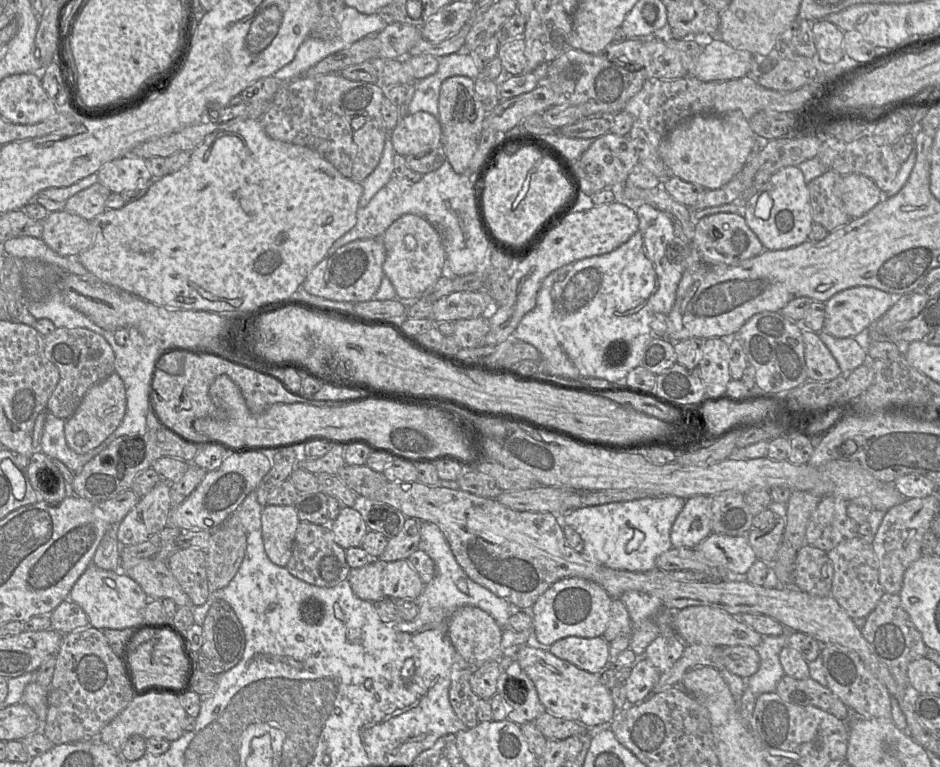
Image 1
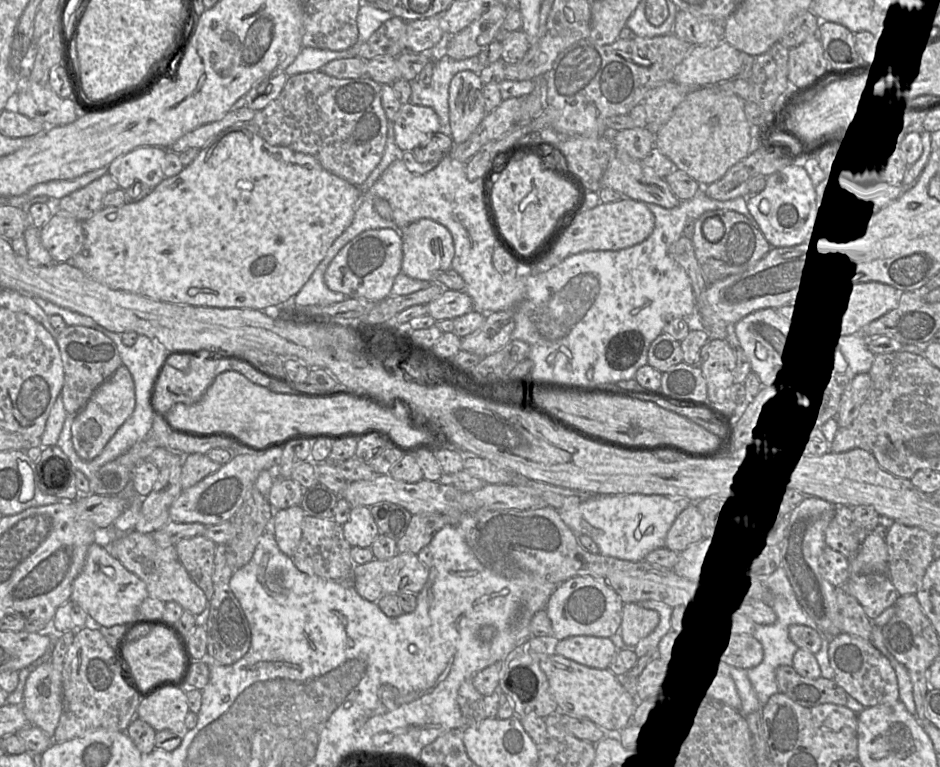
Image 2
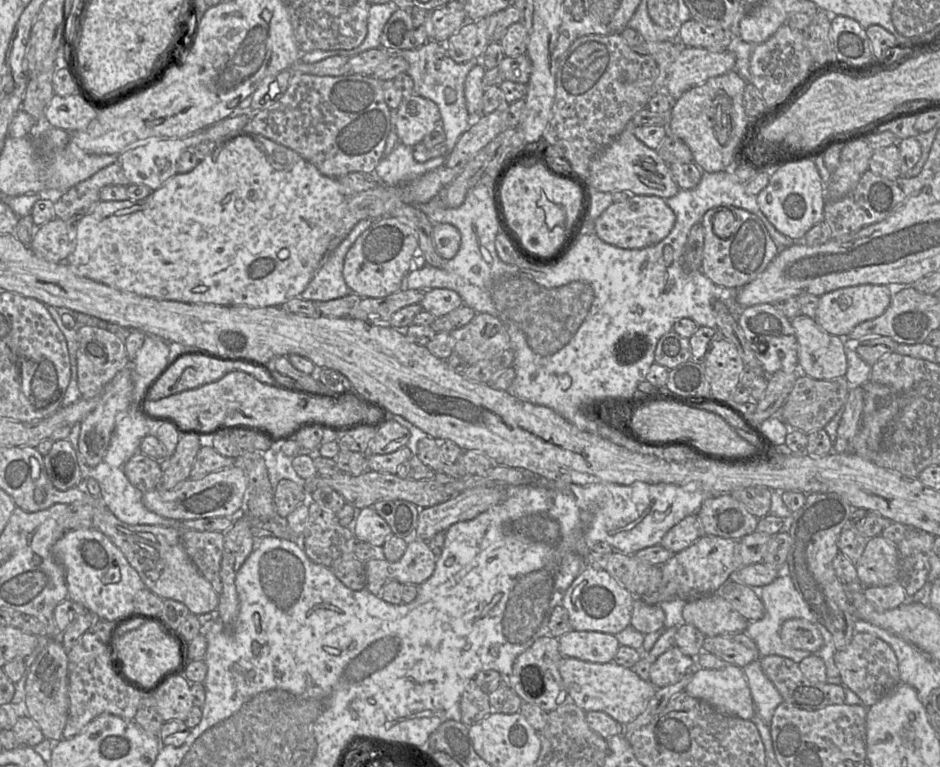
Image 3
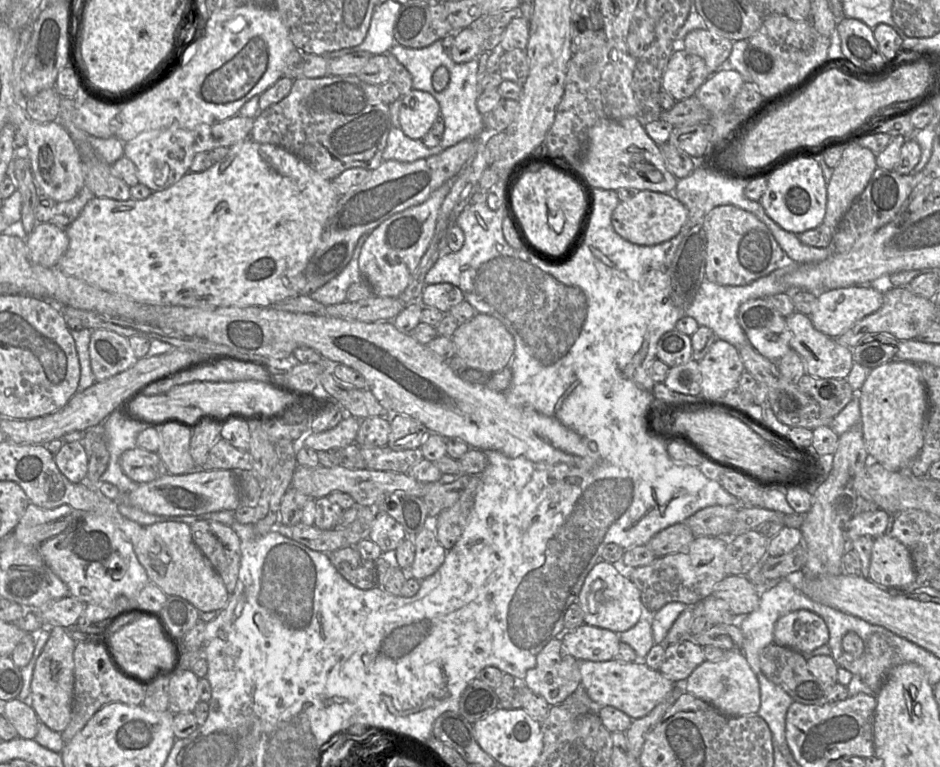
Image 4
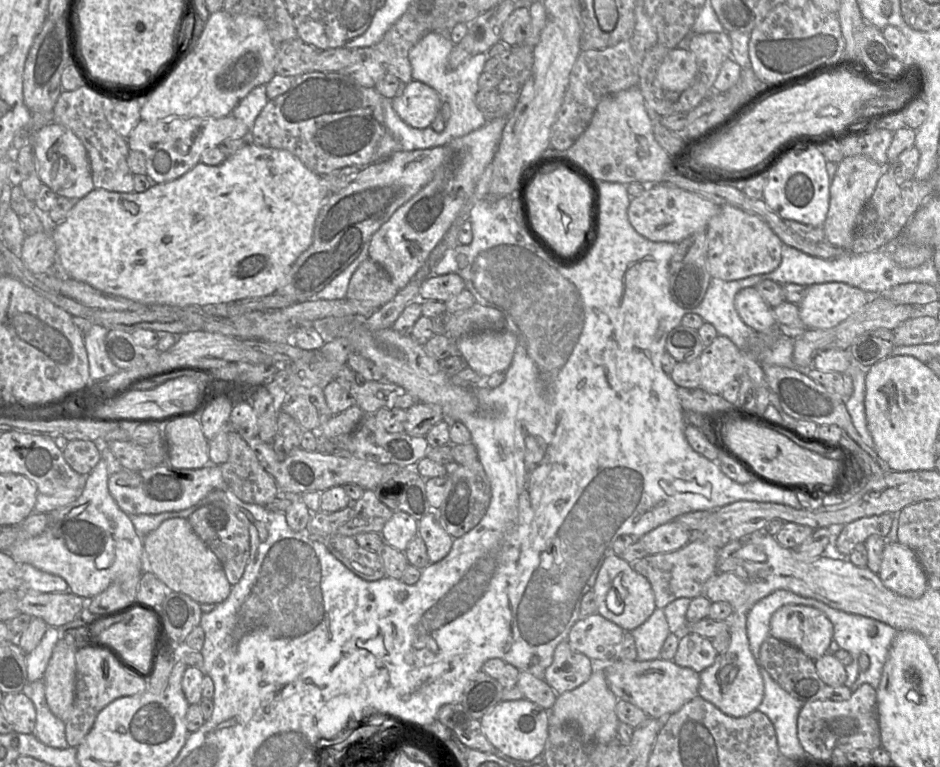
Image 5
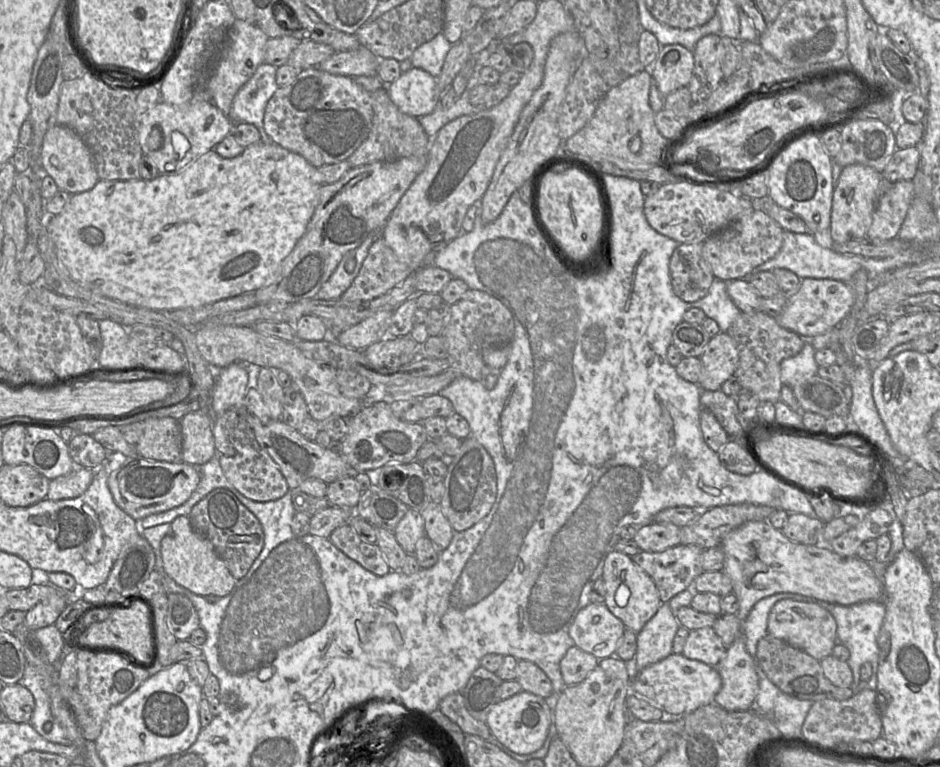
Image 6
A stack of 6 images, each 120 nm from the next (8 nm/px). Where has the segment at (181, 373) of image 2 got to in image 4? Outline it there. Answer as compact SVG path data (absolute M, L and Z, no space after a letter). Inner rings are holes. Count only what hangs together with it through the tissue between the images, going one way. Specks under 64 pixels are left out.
M223 360L212 366L198 368L179 374L173 378L165 379L150 386L145 390L145 393L151 395L161 394L165 393L175 385L193 381L225 382L241 380L271 382L270 376L259 366L231 360Z

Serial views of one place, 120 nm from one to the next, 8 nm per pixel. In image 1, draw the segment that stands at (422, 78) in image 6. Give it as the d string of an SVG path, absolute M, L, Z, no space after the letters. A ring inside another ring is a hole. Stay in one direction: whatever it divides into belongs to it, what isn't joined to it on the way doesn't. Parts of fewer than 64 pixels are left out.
M427 112L407 114L391 131L391 140L396 154L424 156L442 145L442 127L438 118Z

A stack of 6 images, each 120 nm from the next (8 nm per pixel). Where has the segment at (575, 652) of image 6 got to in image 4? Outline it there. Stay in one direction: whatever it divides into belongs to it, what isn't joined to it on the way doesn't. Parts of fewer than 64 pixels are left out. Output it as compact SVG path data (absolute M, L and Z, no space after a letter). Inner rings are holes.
M562 635L552 639L537 655L536 665L526 672L523 684L533 693L543 697L550 706L561 704L581 686L579 660L567 653Z

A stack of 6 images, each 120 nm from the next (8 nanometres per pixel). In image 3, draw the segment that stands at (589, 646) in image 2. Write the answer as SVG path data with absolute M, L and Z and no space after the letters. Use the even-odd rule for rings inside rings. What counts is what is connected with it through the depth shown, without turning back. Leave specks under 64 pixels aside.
M572 630L559 640L559 650L565 657L593 663L612 662L620 644L613 634Z

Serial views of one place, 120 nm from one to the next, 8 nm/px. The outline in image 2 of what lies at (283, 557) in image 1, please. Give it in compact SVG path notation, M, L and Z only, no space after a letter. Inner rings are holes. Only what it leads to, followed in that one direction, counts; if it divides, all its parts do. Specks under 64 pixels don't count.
M299 505L274 512L274 537L281 552L289 557L294 555L299 545L304 516Z

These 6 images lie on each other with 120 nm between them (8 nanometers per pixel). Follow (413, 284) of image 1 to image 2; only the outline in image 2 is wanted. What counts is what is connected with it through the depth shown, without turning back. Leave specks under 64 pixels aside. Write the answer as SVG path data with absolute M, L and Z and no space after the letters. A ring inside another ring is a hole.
M420 219L399 231L402 236L402 273L418 280L434 281L435 273L451 268L455 247L446 227L431 219Z

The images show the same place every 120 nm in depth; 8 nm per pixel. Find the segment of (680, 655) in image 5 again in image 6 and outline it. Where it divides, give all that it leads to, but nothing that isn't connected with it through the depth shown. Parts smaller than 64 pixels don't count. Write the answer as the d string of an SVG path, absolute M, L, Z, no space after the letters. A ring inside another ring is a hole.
M704 627L690 631L682 655L715 667L725 656L726 649L713 627Z

